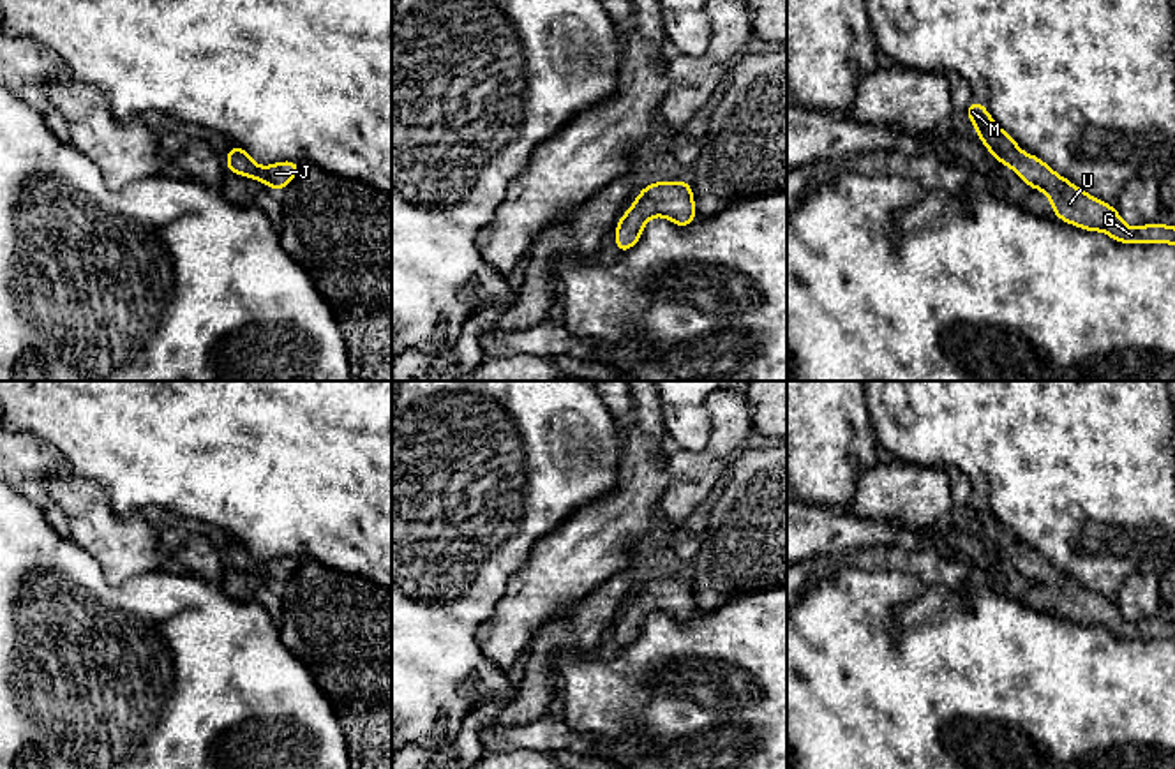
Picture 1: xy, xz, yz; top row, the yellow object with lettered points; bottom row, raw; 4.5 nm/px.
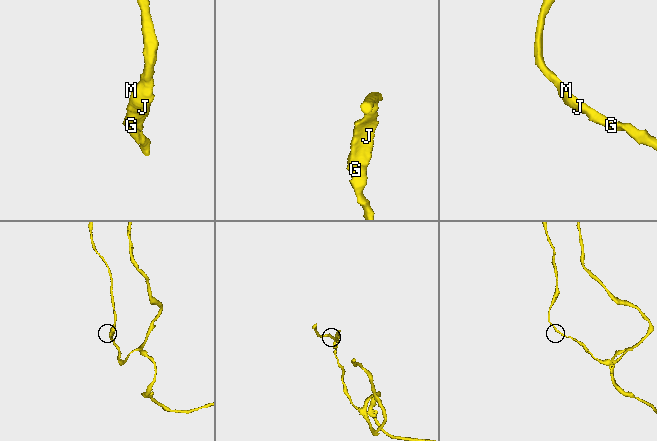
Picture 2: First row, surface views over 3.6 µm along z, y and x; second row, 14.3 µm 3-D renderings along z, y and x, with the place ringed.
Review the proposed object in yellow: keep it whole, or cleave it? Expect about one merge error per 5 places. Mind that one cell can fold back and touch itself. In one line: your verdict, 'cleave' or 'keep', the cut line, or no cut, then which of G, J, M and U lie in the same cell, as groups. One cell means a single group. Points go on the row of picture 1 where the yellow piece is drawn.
keep; no cut; G J M U

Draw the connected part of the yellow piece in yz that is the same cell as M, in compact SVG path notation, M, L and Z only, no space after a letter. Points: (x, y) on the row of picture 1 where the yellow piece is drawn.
M974 99L970 102L965 116L972 120L976 134L995 161L1013 168L1030 189L1041 189L1048 196L1057 219L1071 222L1085 231L1104 231L1120 243L1175 245L1175 228L1159 222L1150 222L1143 228L1129 228L1120 219L1117 208L1080 190L1039 157L1023 153L1016 141L995 123L979 101Z

